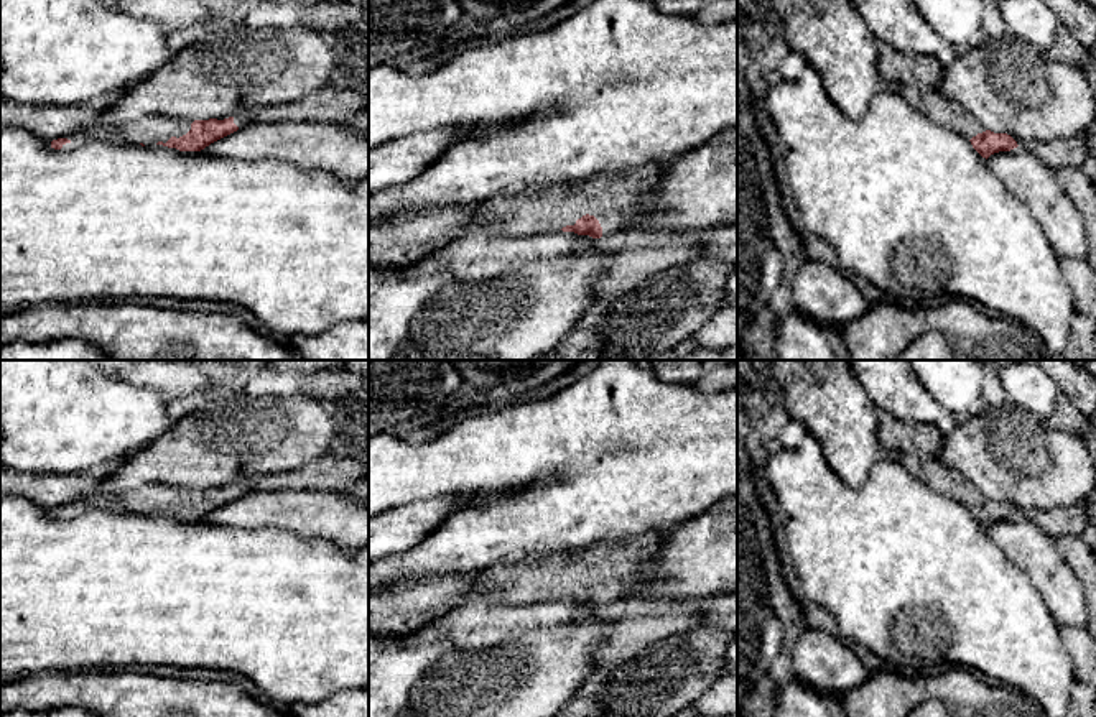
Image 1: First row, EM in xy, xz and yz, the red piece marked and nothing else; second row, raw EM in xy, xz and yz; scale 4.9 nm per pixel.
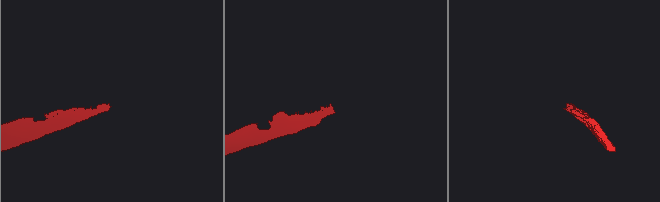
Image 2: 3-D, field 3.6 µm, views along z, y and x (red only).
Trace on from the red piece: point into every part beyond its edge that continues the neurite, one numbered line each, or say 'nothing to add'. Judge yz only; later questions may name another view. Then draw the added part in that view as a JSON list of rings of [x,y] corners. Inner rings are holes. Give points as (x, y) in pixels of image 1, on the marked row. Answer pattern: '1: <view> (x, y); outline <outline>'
1: yz (930, 102); outline [[[889,82],[885,87],[900,95],[931,122],[961,133],[968,140],[986,132],[986,128],[961,104],[948,100],[938,89],[900,82]]]

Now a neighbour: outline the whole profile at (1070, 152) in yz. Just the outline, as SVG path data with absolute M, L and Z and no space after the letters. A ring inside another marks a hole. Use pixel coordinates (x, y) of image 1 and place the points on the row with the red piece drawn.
M1084 136L1029 143L1024 145L1024 148L1040 158L1052 169L1058 169L1061 166L1081 168L1089 153Z

